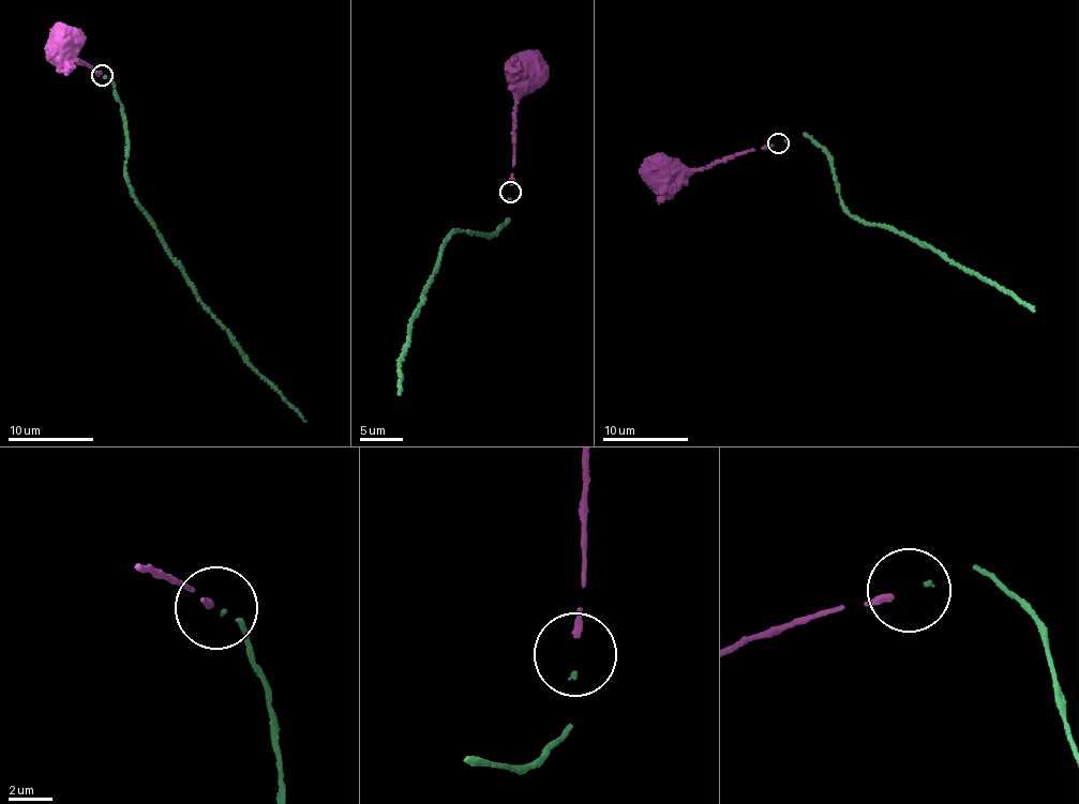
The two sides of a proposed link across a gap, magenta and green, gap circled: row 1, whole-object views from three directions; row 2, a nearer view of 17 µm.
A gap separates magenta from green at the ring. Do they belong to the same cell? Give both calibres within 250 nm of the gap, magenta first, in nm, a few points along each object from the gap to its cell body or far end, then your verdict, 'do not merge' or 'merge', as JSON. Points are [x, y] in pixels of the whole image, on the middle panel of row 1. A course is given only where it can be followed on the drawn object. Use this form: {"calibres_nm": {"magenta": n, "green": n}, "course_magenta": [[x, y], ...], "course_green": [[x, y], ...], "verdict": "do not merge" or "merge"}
{"calibres_nm": {"magenta": 300, "green": 120}, "course_magenta": [[510, 185], [520, 71]], "course_green": [[510, 198], [508, 220], [496, 231], [480, 233], [455, 229], [448, 236], [399, 365], [400, 394]], "verdict": "merge"}

